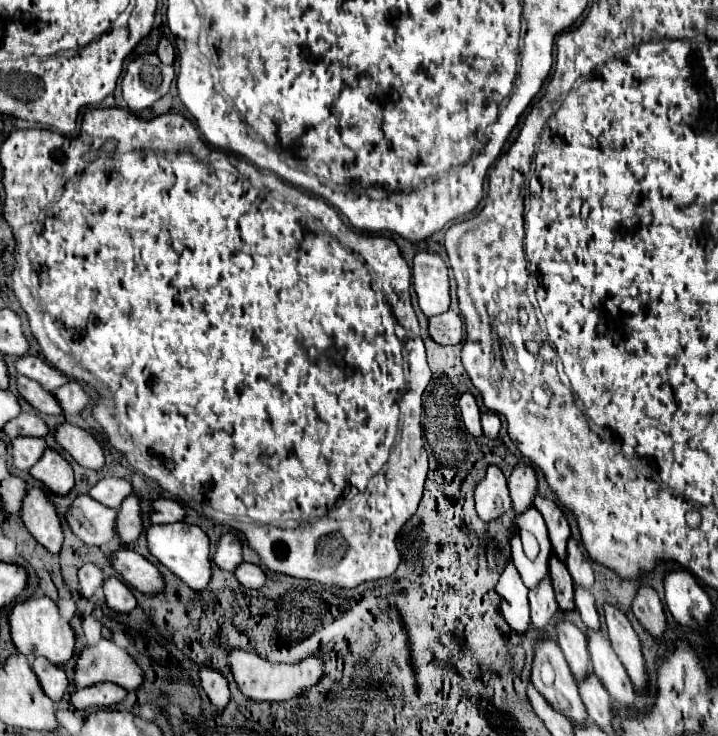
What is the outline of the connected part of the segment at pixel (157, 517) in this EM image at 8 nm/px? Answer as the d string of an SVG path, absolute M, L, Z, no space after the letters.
M174 499L154 501L154 511L150 515L152 523L176 523L176 521L184 521L184 519L186 519L186 511L184 511L182 503L174 501Z

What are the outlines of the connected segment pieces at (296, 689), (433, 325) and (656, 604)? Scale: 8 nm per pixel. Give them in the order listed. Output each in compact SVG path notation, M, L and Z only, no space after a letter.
M236 649L230 653L230 667L234 673L234 681L238 683L240 691L258 701L288 701L302 695L306 689L320 683L324 677L324 659L322 655L308 655L298 663L270 663L256 655L254 651Z
M452 309L430 317L430 335L440 345L458 345L462 341L462 317Z
M642 587L632 603L632 611L640 625L654 637L654 639L664 639L666 633L666 615L664 607L656 595L654 589Z

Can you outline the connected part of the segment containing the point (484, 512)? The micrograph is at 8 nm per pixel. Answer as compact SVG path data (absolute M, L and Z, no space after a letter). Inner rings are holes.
M490 465L486 477L476 485L474 499L476 513L482 521L494 521L512 507L512 501L508 499L506 477L496 465Z

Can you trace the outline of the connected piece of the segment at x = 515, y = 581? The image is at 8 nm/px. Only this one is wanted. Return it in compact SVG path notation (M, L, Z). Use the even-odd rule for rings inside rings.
M508 561L498 585L498 595L502 597L502 613L510 627L514 627L516 633L524 635L530 629L530 607L528 607L528 589L524 587L516 567L512 561Z

